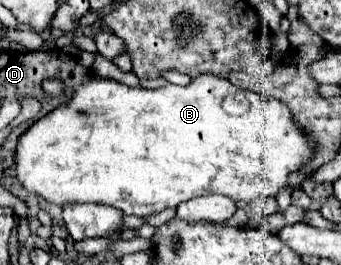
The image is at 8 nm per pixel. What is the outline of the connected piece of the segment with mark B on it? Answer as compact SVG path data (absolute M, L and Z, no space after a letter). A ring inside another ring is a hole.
M204 74L204 76L194 78L188 86L166 84L166 86L148 90L148 88L132 88L132 86L126 86L116 80L94 76L86 84L80 84L78 88L74 88L74 96L66 104L58 106L56 110L52 110L44 118L40 118L36 124L32 124L24 132L24 136L20 136L18 146L16 146L16 166L18 166L18 180L22 182L22 186L28 192L42 196L56 206L62 202L96 202L96 204L112 206L126 216L128 214L148 216L148 214L162 212L168 206L178 206L180 202L186 202L188 198L206 196L206 194L222 194L222 196L232 198L234 202L256 202L260 198L278 196L282 190L290 188L288 176L294 172L300 172L302 166L314 156L314 150L316 150L314 140L310 138L310 134L304 134L296 126L296 122L292 120L292 112L286 104L282 104L278 98L272 98L272 96L266 96L260 92L236 88L226 78Z

